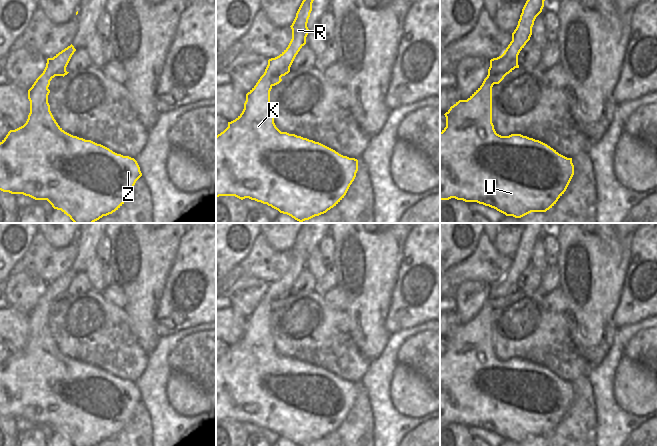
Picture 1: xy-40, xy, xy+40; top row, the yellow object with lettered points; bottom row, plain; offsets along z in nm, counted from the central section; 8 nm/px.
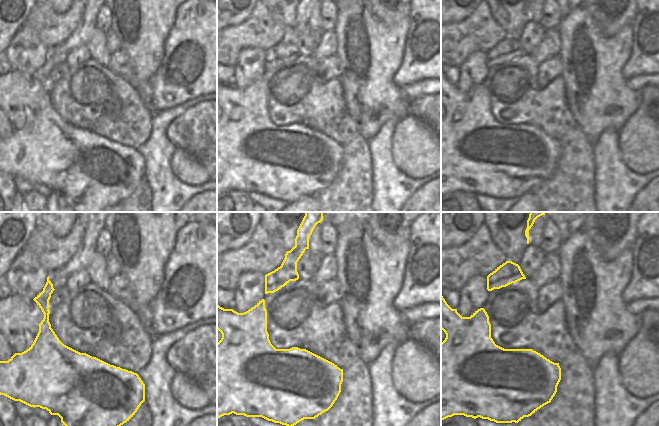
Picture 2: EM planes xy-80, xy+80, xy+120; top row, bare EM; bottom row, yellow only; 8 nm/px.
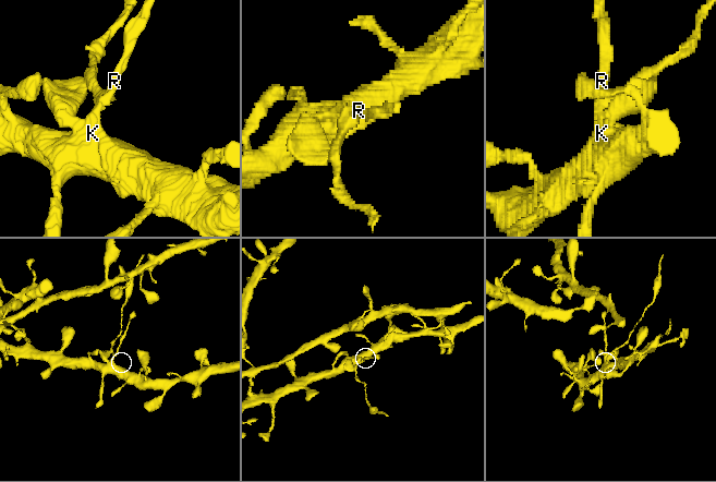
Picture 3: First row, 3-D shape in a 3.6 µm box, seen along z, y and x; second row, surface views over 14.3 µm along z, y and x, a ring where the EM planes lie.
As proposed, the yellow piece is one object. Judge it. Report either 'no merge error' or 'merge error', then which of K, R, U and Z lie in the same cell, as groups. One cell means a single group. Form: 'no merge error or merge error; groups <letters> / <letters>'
merge error; groups K U Z / R

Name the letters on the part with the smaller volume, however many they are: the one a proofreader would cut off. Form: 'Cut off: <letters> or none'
Cut off: R

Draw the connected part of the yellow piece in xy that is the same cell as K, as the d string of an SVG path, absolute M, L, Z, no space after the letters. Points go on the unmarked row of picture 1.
M266 297L246 318L242 337L216 360L216 422L235 420L241 424L249 422L267 428L299 446L326 437L346 419L358 395L358 384L349 382L313 364L281 356L274 347L270 333L272 307Z

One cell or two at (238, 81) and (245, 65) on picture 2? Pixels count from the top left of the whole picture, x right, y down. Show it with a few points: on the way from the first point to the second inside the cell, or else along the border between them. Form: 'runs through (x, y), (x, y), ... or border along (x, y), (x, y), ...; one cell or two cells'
runs through (242, 77), (245, 74), (245, 69); one cell

